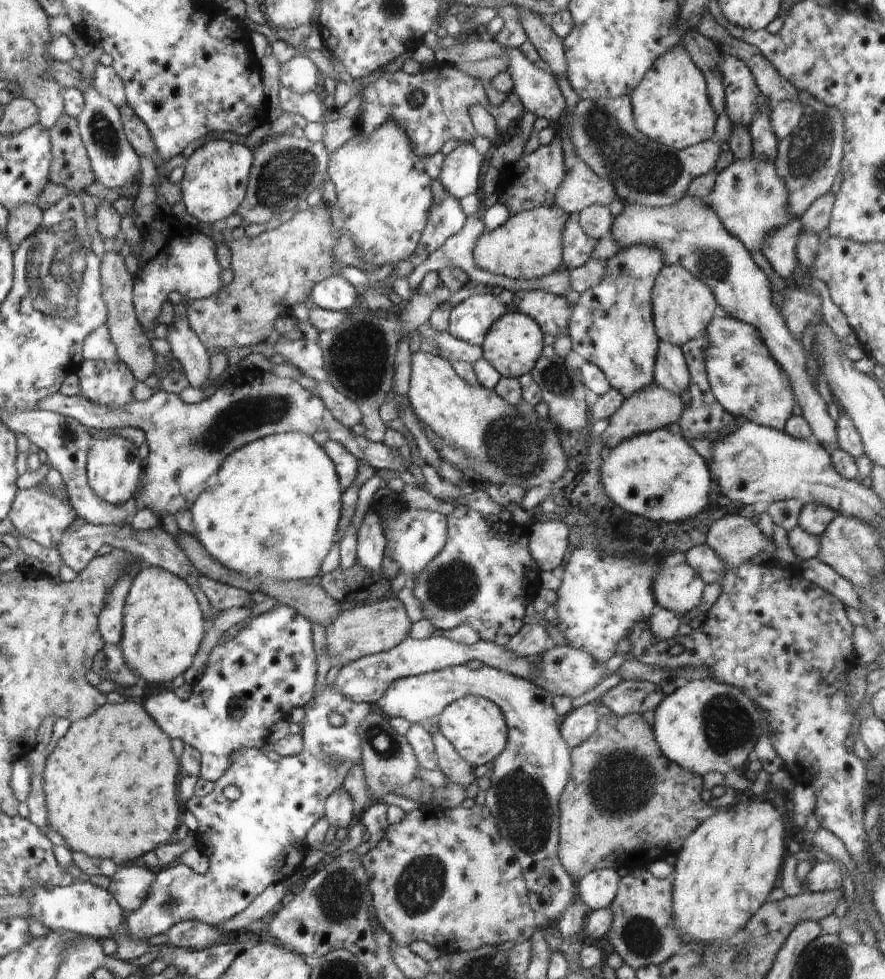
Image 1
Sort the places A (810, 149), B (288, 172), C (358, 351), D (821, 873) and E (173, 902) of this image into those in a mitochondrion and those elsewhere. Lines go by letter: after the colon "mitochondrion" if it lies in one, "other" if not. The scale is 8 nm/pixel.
A: mitochondrion
B: mitochondrion
C: mitochondrion
D: other
E: mitochondrion

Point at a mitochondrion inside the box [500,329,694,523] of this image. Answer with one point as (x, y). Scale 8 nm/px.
(557, 380)

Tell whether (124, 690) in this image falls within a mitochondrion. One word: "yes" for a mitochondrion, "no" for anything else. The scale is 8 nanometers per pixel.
no

